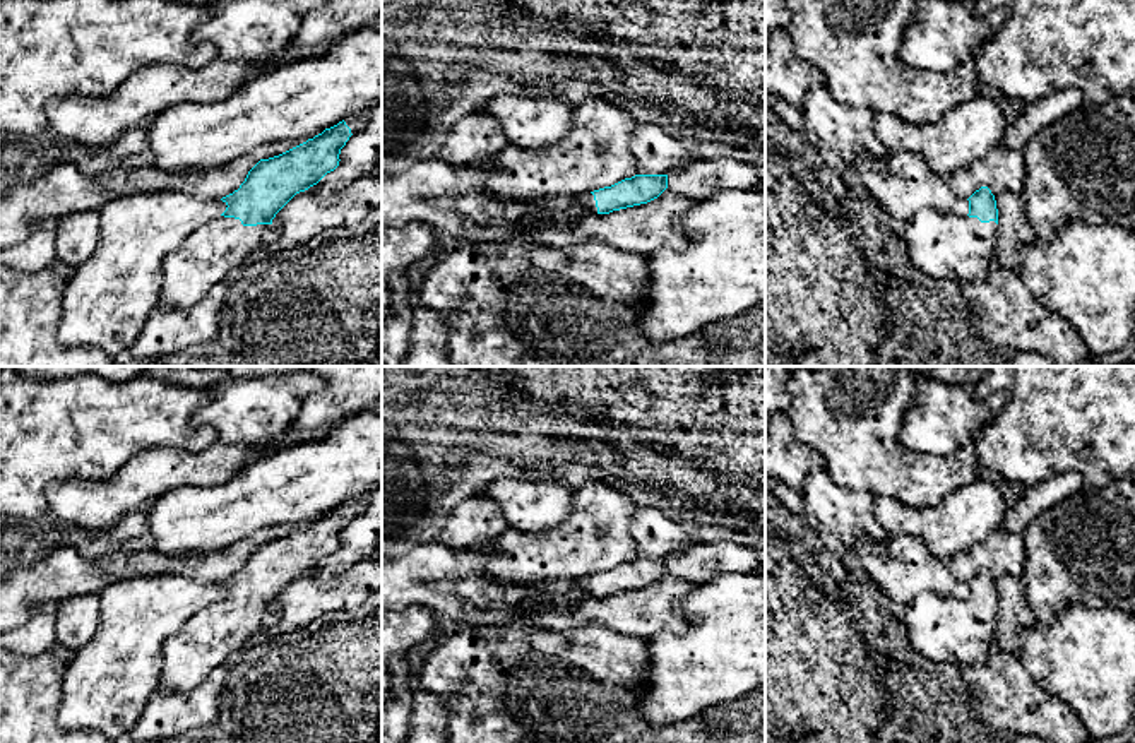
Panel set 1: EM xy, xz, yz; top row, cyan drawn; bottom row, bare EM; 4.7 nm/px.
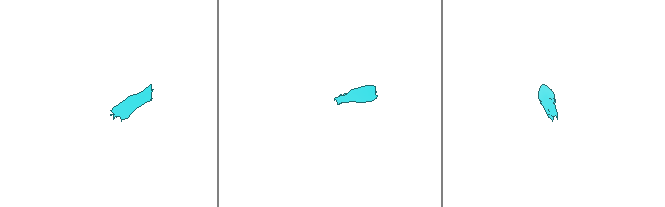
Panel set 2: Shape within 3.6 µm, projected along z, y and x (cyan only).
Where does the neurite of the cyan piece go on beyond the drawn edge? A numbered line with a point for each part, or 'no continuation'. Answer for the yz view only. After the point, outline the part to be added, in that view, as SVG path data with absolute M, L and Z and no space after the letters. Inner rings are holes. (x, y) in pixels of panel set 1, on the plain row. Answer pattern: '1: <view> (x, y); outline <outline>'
1: yz (961, 632); outline M921 592L904 606L904 625L918 656L964 668L988 659L996 613L995 604Z

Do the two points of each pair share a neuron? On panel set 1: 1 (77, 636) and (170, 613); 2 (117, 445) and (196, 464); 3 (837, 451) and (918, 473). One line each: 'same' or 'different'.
1: different
2: different
3: same

